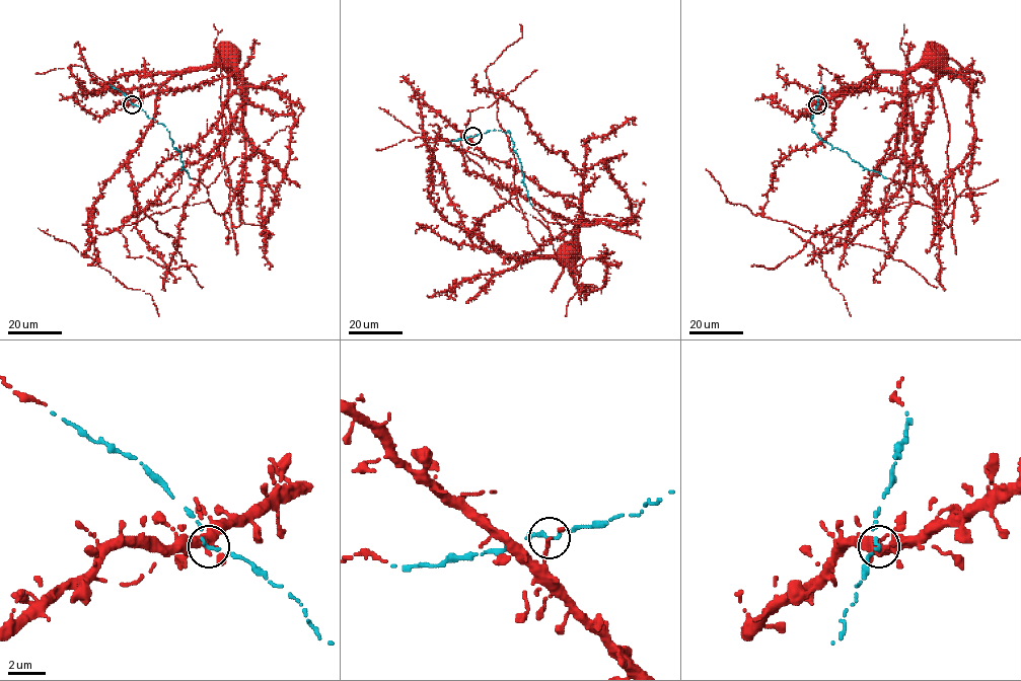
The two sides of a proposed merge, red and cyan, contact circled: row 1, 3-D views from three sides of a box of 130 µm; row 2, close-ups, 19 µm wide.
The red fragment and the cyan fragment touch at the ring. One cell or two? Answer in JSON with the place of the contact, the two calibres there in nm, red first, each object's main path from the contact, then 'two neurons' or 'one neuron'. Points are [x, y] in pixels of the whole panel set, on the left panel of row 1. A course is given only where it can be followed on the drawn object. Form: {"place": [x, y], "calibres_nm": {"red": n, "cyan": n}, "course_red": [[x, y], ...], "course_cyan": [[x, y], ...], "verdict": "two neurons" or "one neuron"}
{"place": [132, 104], "calibres_nm": {"red": 200, "cyan": 180}, "course_red": [[132, 104], [147, 94], [193, 88], [202, 82], [231, 77], [240, 72], [227, 61], [231, 59]], "course_cyan": [[132, 104], [138, 106], [148, 118], [165, 126], [172, 145], [180, 152], [184, 168], [191, 178]], "verdict": "one neuron"}

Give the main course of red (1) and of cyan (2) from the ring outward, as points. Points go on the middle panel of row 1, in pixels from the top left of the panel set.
1: (472, 137), (488, 157), (514, 166), (550, 192), (579, 200), (579, 220), (568, 243), (572, 250)
2: (472, 137), (490, 130), (510, 133), (531, 205)

